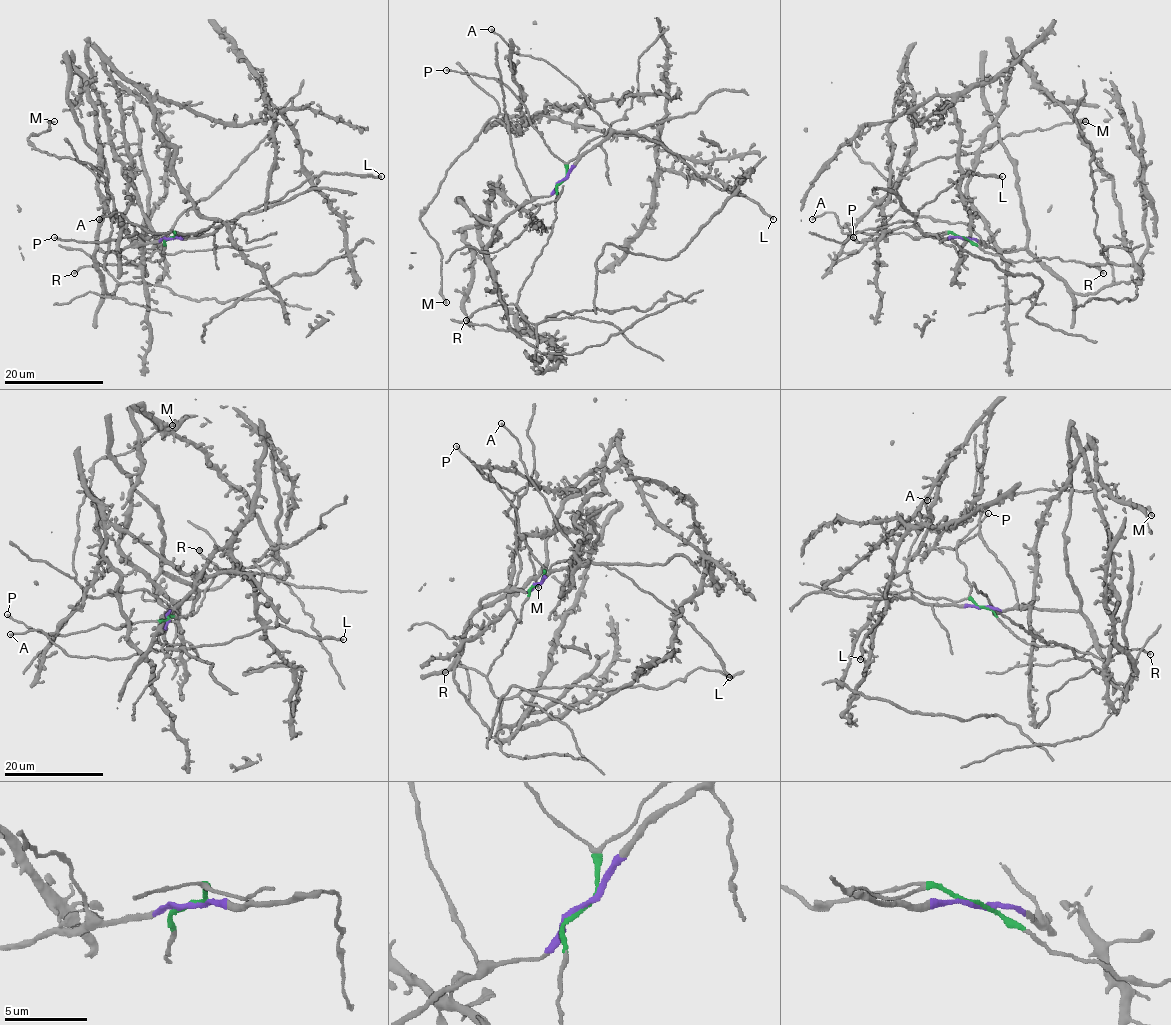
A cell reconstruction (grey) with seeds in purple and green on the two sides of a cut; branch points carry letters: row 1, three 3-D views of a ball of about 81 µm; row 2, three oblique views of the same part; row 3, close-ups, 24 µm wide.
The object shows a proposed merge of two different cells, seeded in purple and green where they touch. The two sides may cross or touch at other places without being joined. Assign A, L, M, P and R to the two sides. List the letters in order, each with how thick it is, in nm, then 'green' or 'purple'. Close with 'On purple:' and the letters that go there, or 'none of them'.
A: 190 nm thick; purple
L: 240 nm thick; purple
M: 190 nm thick; purple
P: 190 nm thick; green
R: 240 nm thick; green
On purple: A, L, M

